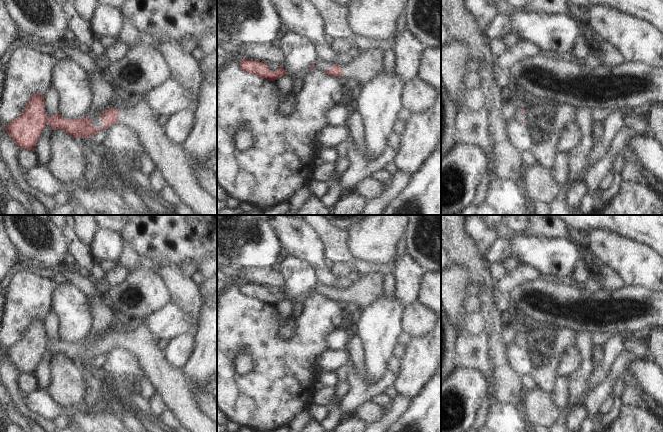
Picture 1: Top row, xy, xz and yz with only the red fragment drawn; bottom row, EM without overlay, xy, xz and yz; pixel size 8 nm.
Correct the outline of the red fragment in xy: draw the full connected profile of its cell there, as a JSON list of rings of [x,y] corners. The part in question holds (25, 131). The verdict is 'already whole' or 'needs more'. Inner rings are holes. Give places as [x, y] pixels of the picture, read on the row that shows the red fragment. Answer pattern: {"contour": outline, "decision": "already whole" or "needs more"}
{"contour": [[[33,94],[21,115],[10,122],[4,129],[19,148],[34,151],[38,139],[47,123],[50,124],[52,130],[61,129],[75,139],[78,137],[89,139],[97,132],[107,129],[119,121],[129,127],[138,136],[145,153],[151,159],[156,169],[161,173],[166,184],[169,185],[181,199],[181,203],[188,206],[196,215],[217,215],[217,200],[200,188],[193,176],[192,164],[185,151],[180,145],[175,144],[167,137],[163,126],[157,122],[157,114],[151,109],[144,98],[138,102],[128,99],[128,103],[123,105],[121,112],[111,107],[102,113],[101,118],[104,124],[103,128],[95,127],[92,124],[92,120],[86,117],[69,120],[61,117],[57,113],[49,118],[44,108],[44,96],[41,94]]], "decision": "needs more"}

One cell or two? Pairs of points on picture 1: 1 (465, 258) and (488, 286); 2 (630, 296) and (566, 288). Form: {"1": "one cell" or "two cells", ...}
{"1": "one cell", "2": "one cell"}

